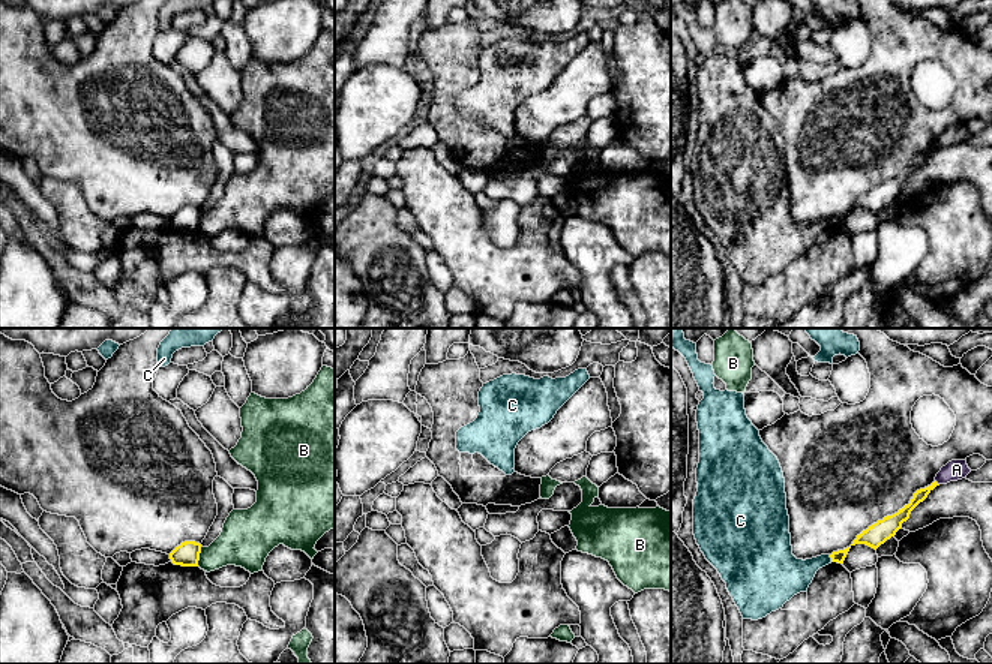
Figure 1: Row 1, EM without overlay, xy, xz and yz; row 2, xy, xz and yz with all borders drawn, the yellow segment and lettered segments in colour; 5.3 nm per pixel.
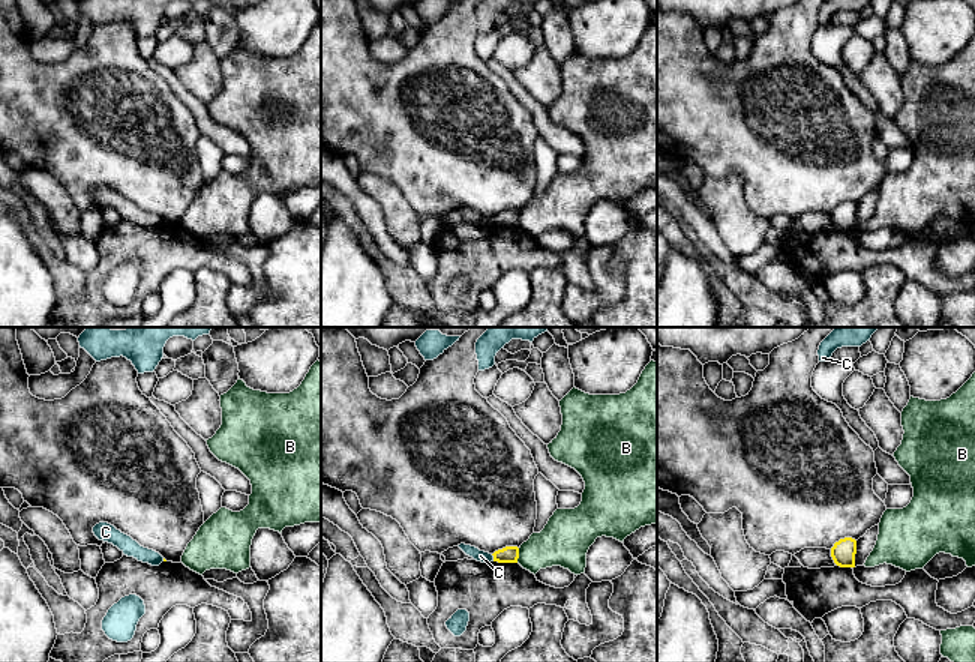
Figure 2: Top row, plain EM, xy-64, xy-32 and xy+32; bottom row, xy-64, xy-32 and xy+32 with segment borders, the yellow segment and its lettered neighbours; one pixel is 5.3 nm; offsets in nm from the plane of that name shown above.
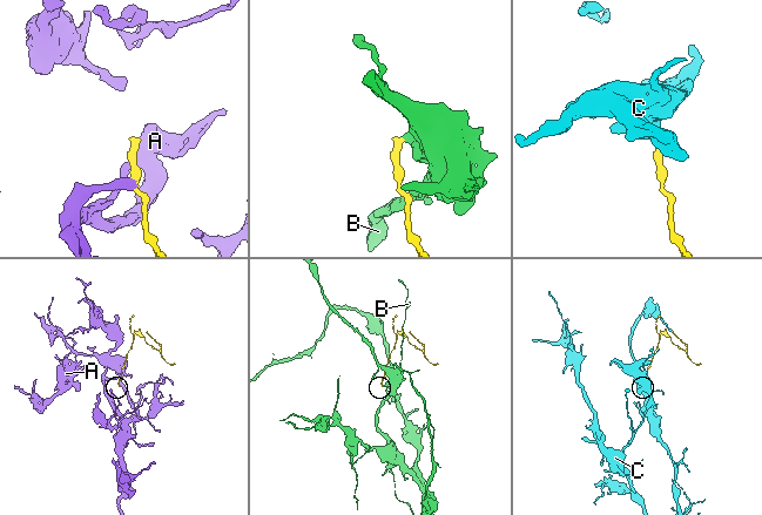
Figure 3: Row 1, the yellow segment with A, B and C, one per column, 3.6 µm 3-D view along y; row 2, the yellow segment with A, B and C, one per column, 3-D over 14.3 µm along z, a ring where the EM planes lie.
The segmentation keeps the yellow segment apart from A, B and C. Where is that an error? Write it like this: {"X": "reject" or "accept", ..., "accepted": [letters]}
{"A": "reject", "B": "reject", "C": "reject", "accepted": []}

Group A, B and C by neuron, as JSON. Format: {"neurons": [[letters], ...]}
{"neurons": [["A"], ["B"], ["C"]]}

